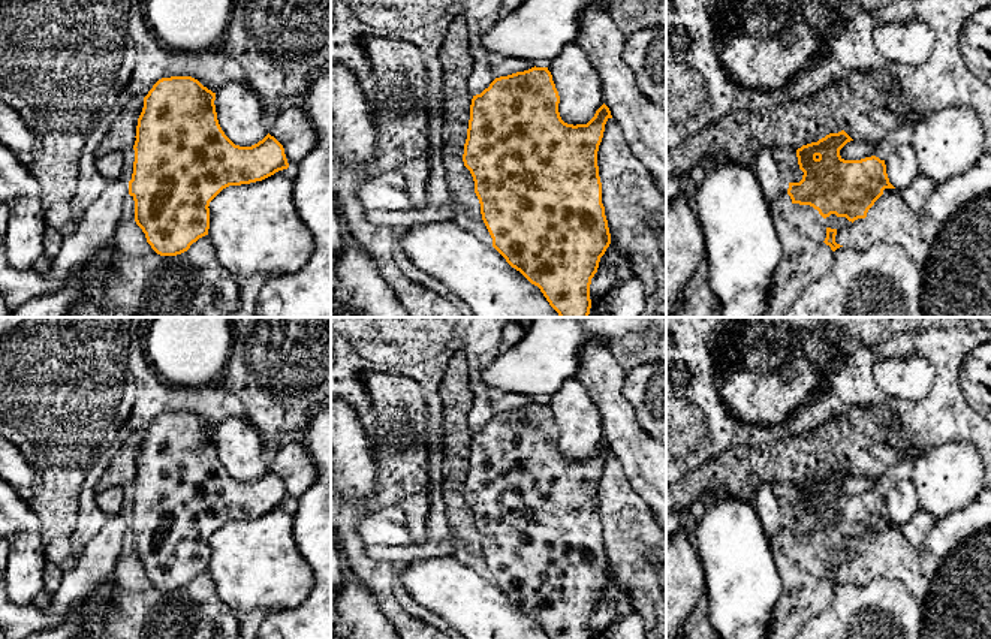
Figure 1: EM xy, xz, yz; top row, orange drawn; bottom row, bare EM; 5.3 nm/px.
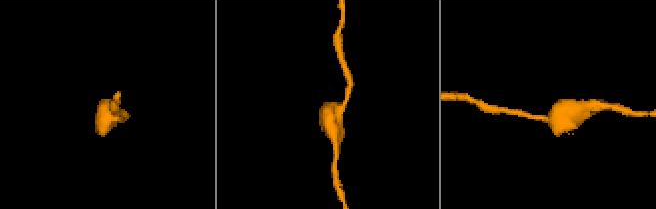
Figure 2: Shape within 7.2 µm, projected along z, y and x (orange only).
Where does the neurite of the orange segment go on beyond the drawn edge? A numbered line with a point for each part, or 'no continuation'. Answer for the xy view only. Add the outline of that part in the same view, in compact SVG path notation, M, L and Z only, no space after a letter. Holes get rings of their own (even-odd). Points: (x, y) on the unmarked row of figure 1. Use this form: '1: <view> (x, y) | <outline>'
no continuation

